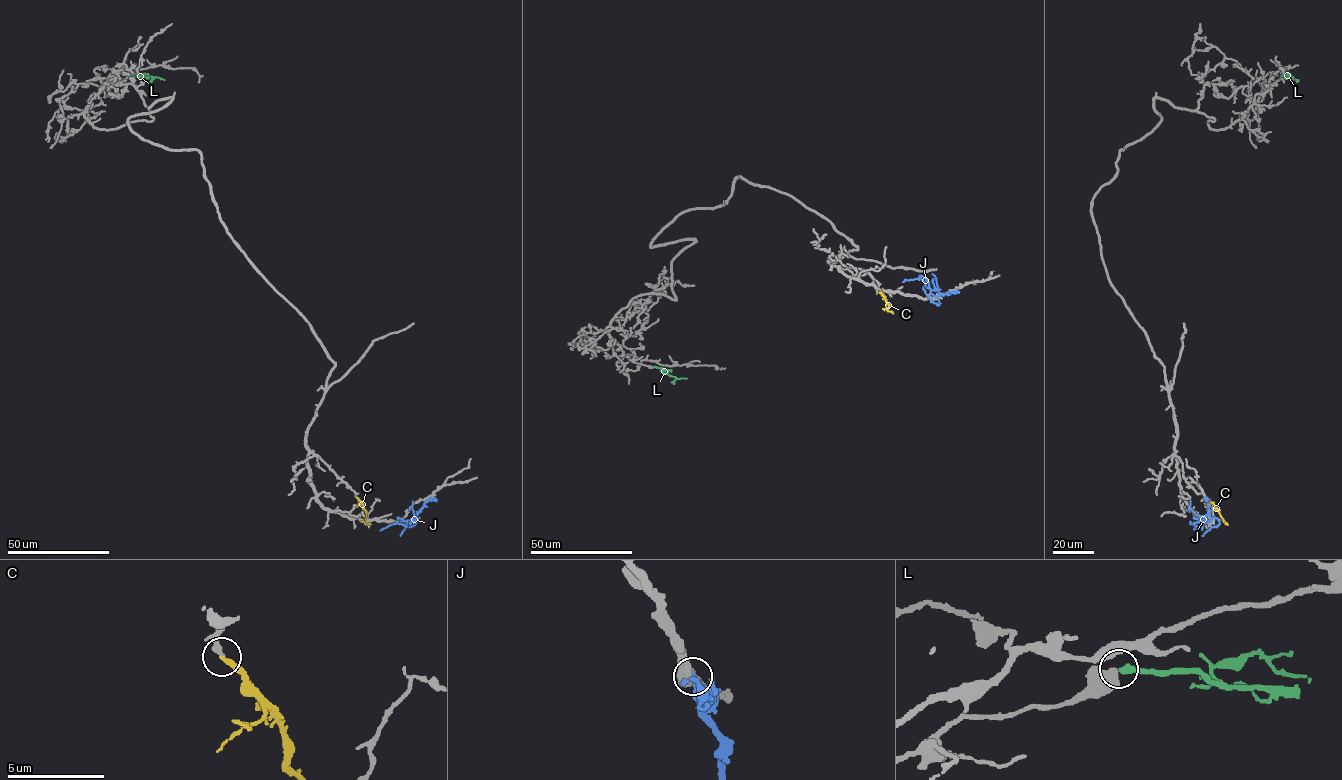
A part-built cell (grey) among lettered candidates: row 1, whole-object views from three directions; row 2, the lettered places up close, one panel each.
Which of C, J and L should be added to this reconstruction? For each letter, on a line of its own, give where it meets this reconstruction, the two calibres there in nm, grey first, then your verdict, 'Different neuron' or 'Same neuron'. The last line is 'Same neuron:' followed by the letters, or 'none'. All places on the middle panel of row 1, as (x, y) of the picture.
C: Touches grey at (879, 292). Thickness 240 nm (grey) against 240 nm. Same neuron
J: Touches grey at (953, 291). Thickness 600 nm (grey) against 320 nm. Different neuron
L: Touches grey at (652, 367). Thickness 600 nm (grey) against 320 nm. Different neuron
Same neuron: C

